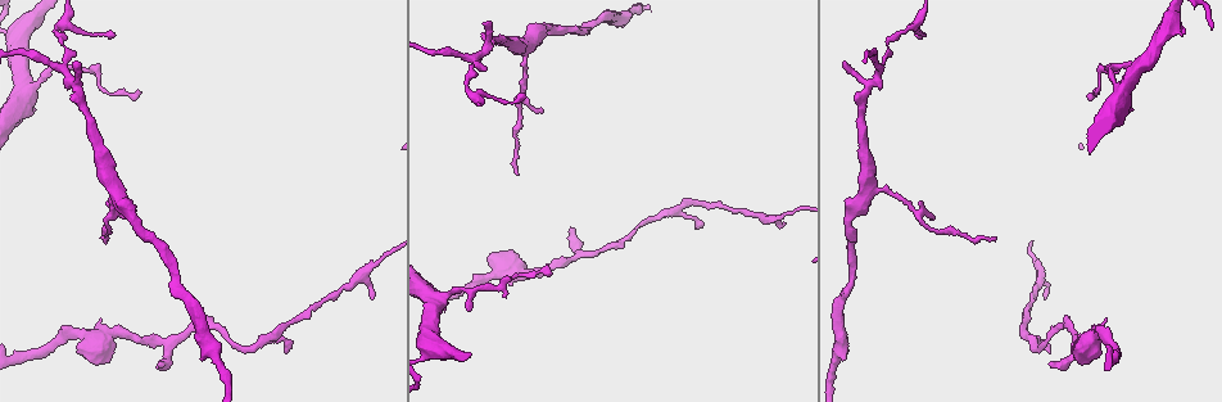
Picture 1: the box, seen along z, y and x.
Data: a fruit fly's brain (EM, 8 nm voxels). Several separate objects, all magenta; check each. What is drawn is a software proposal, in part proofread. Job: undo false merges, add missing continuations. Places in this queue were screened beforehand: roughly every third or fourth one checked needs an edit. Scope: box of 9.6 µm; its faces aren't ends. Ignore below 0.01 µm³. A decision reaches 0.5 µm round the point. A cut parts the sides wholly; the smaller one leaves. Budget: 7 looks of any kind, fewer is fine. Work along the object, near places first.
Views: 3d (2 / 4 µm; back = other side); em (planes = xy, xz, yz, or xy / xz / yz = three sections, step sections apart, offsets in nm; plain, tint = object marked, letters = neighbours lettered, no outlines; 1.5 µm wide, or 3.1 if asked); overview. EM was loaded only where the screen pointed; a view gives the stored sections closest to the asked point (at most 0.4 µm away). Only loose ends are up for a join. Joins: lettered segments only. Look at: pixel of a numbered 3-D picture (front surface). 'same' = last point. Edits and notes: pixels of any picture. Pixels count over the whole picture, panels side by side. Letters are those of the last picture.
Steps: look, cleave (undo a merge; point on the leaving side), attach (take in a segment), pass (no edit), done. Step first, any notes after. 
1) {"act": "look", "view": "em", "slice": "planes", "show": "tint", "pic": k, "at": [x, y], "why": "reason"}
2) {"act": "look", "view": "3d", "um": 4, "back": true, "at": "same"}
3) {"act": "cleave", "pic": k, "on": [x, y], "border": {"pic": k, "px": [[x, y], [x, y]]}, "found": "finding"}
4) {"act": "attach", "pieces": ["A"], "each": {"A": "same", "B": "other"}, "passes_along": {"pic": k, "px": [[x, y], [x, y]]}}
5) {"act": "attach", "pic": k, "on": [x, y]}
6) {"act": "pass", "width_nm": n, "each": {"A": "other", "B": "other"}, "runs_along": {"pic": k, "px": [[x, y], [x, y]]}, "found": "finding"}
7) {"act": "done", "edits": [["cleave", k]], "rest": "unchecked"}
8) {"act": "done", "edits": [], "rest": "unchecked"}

{"act": "look", "view": "em", "slice": "xy", "step": 8, "show": "letters", "pic": 1, "at": [550, 275], "why": "thin end"}

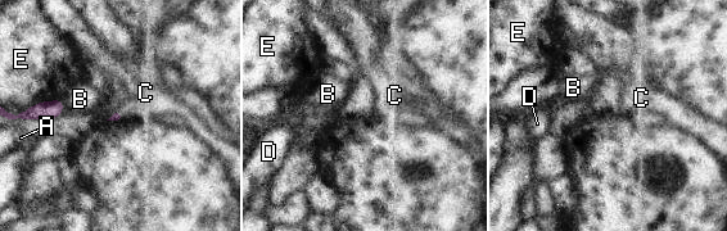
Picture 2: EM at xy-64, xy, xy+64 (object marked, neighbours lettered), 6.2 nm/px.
{"act": "look", "view": "em", "slice": "planes", "show": "letters", "at": "same"}

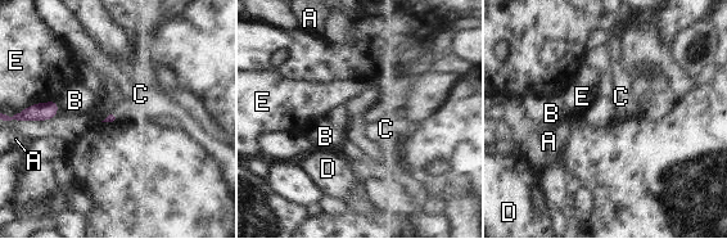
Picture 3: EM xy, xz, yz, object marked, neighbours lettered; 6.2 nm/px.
{"act": "pass", "each": {"A": "other", "B": "other", "C": "other", "D": "other", "E": "other"}, "found": "none of them fits"}

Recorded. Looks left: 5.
{"act": "look", "view": "3d", "um": 2, "pic": 1, "at": [878, 68], "why": "branch point"}

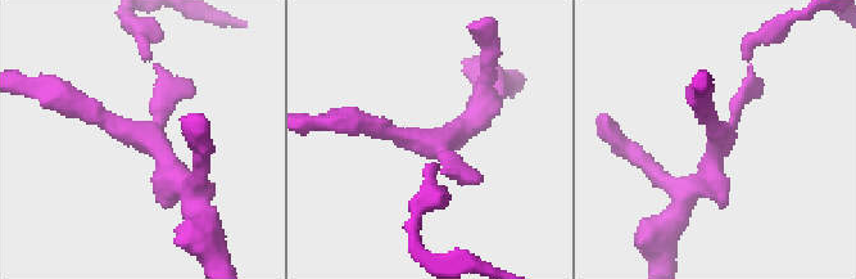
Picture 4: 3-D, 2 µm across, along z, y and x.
{"act": "look", "view": "em", "slice": "planes", "show": "letters", "pic": 4, "at": [155, 142], "arms": 3, "why": "need the tissue"}

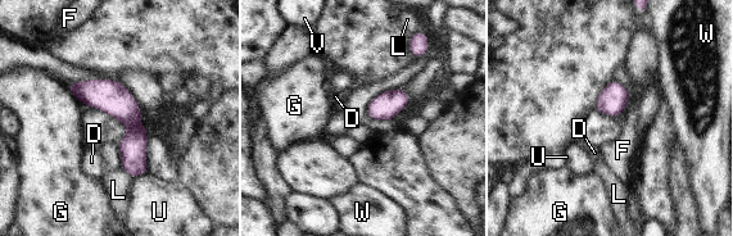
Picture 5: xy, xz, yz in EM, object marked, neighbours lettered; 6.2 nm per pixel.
{"act": "pass", "each": {"D": "other", "F": "other", "G": "other", "L": "other", "U": "other", "V": "other", "W": "other"}, "runs_along": {"pic": 5, "px": [[73, 85], [134, 123], [134, 173]]}, "found": "continuous, no second neuron"}

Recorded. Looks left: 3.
{"act": "look", "view": "3d", "um": 2, "pic": 1, "at": [327, 298], "why": "a narrow waist"}

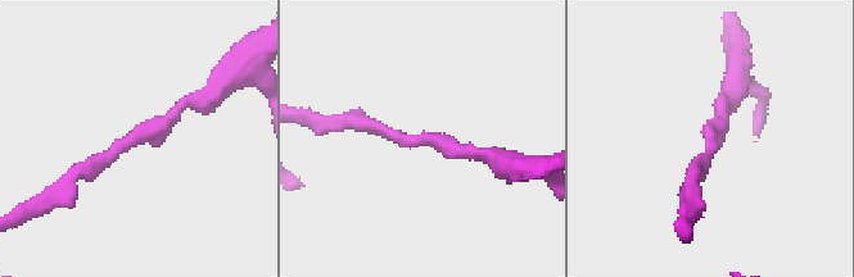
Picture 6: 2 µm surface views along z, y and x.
{"act": "look", "view": "em", "slice": "xy", "step": 8, "show": "tint", "pic": 6, "at": [133, 137], "why": "now the EM"}

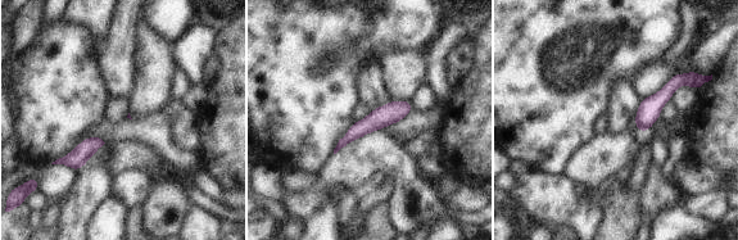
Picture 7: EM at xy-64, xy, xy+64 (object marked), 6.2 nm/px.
{"act": "look", "view": "em", "slice": "xy", "step": 8, "show": "letters", "at": "same", "why": "see the neighbours"}

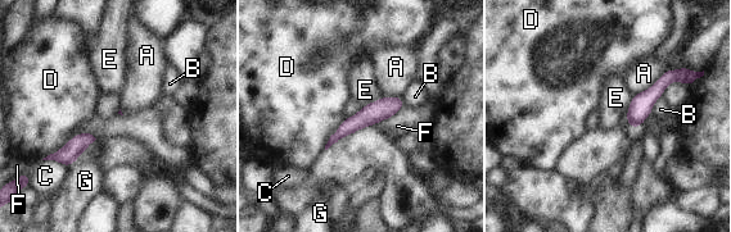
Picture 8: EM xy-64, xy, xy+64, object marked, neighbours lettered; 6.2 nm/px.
{"act": "pass", "width_nm": 20, "each": {"A": "other", "B": "other", "C": "other", "D": "other", "E": "other", "F": "other", "G": "other"}, "found": "continuous, no second neuron"}

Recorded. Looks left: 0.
{"act": "done", "edits": [], "rest": "unchecked"}

